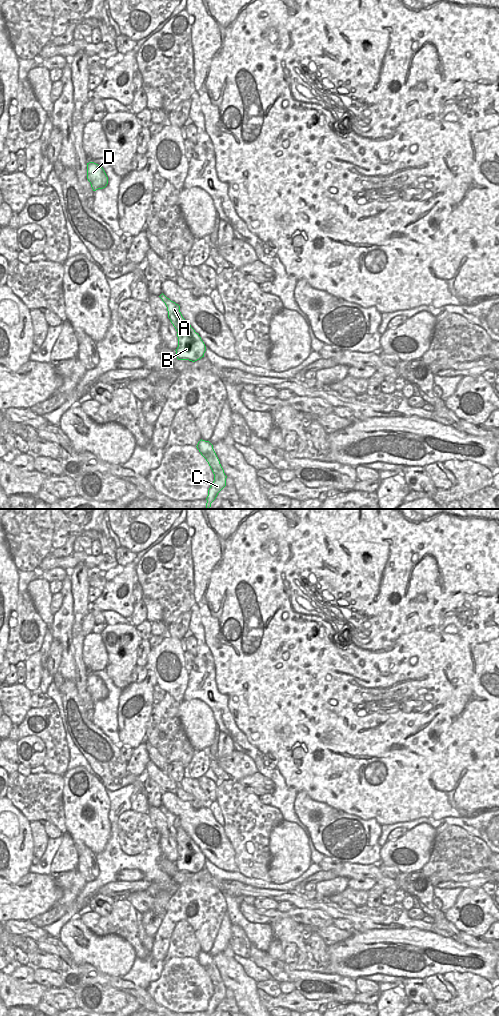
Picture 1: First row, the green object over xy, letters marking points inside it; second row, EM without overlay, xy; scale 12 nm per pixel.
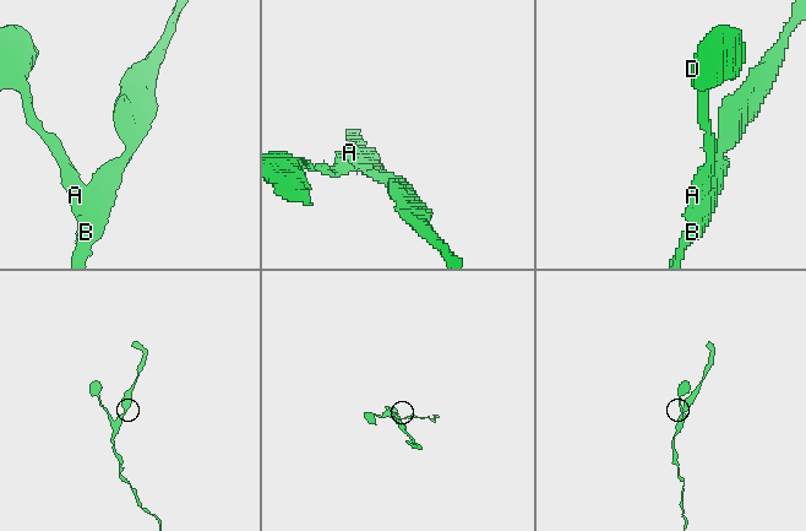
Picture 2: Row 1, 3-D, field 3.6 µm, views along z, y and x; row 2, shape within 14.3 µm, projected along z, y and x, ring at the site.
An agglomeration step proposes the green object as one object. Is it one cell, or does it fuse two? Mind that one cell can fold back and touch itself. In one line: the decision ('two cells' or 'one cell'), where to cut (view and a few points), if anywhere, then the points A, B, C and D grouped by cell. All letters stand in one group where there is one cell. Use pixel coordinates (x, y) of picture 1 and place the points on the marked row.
two cells; cut in xy along (188, 324), (177, 331); A D / B C

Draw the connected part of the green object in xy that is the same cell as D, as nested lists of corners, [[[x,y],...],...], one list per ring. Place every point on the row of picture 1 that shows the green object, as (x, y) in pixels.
[[[94,162],[87,163],[87,179],[93,191],[103,189],[108,184],[108,177],[104,169]]]

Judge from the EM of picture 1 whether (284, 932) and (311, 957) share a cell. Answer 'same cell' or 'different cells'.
same cell

